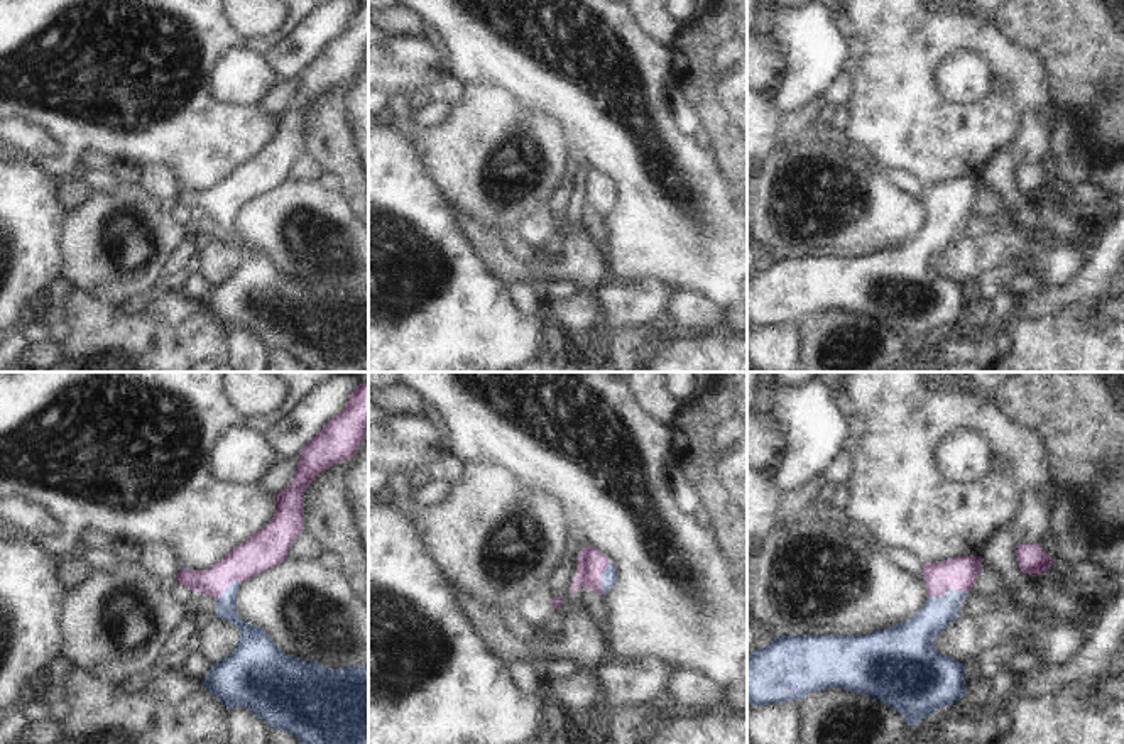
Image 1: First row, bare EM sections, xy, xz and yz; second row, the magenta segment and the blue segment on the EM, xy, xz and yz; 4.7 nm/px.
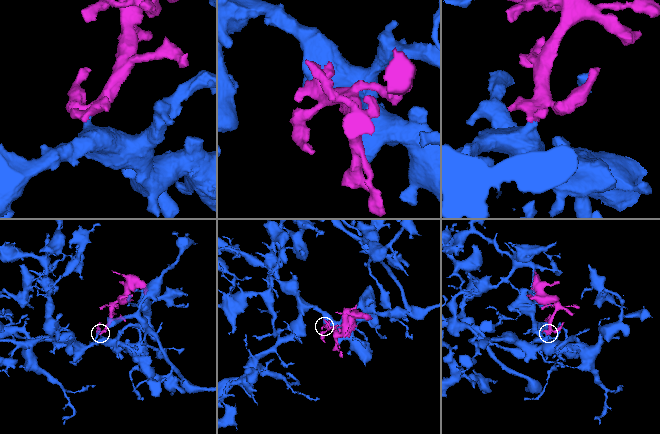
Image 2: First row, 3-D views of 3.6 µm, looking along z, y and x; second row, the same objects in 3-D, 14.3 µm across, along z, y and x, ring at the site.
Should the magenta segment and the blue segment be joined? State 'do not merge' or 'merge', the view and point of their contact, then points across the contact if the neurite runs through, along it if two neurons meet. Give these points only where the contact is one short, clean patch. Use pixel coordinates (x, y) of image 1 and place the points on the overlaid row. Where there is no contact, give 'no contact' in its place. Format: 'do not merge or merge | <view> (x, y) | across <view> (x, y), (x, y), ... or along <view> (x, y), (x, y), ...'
merge | yz (949, 589) | across yz (960, 574), (949, 589), (940, 611), (920, 631)

